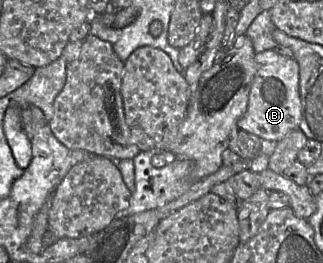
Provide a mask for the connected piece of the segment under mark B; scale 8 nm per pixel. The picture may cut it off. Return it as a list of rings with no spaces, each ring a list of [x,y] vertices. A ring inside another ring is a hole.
[[[273,49],[255,54],[255,75],[245,113],[237,121],[239,130],[254,134],[266,142],[277,143],[299,128],[301,100],[299,65],[294,58],[277,54]]]

